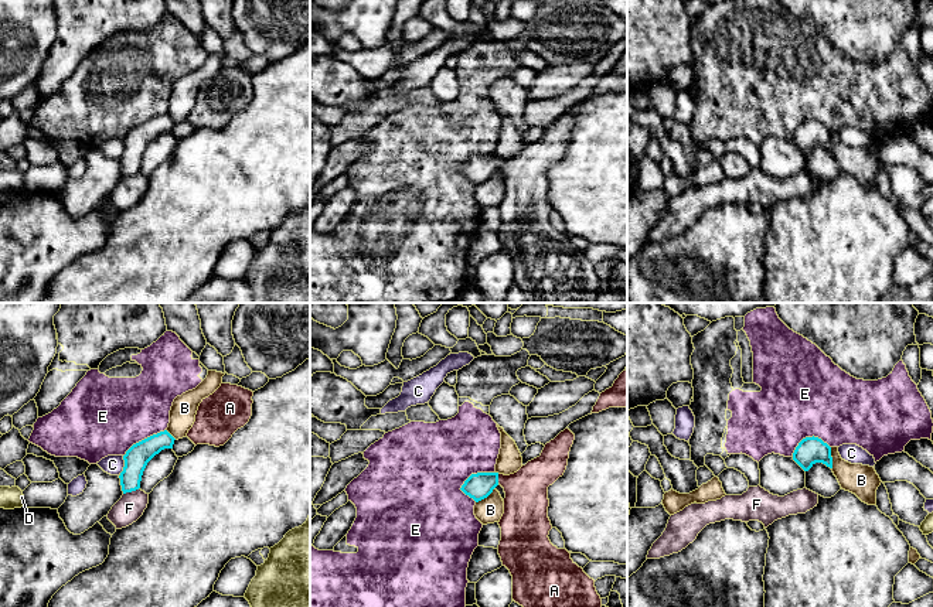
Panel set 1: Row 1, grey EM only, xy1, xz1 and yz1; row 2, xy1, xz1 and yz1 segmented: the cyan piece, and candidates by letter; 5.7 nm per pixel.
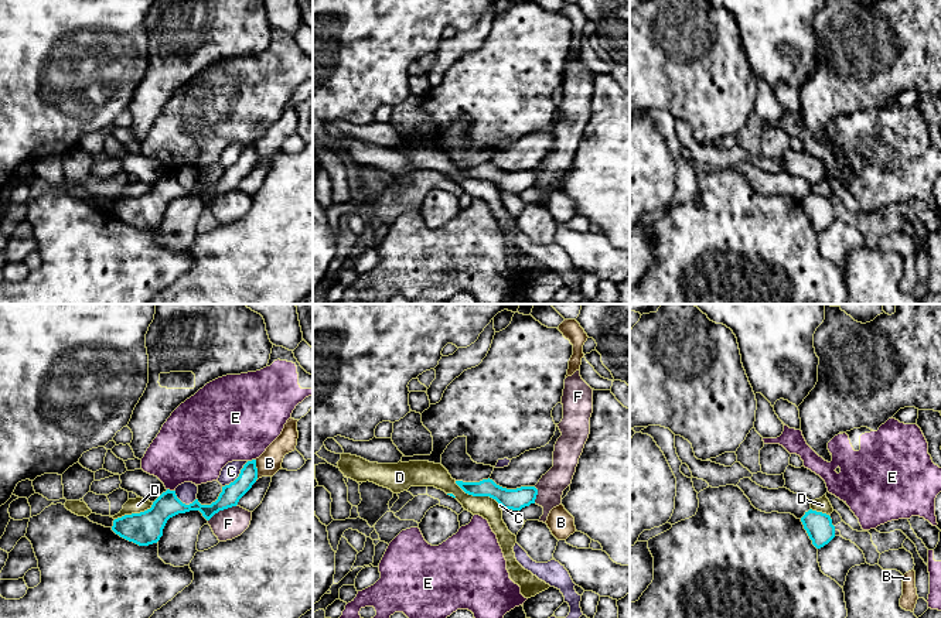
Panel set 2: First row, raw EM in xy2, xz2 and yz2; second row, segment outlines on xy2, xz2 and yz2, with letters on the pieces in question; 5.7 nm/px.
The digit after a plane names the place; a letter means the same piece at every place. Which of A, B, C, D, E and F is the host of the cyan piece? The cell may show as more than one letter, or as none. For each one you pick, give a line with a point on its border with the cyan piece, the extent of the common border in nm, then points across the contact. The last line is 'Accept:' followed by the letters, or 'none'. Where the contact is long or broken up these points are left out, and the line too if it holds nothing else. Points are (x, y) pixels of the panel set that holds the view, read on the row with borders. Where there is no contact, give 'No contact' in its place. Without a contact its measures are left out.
A: Touches cyan at xz1 (497, 478). Shared border 60 nm. Path across: xz1 (479, 486), (497, 478), (525, 505)
Accept: A

